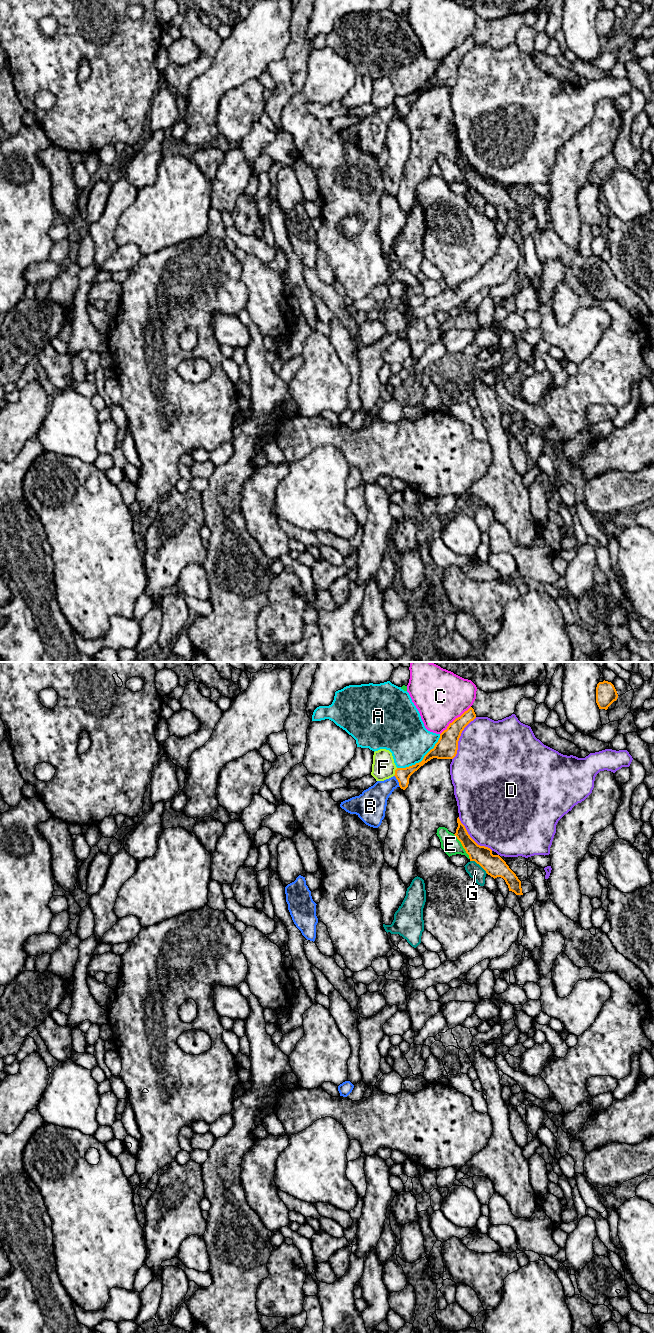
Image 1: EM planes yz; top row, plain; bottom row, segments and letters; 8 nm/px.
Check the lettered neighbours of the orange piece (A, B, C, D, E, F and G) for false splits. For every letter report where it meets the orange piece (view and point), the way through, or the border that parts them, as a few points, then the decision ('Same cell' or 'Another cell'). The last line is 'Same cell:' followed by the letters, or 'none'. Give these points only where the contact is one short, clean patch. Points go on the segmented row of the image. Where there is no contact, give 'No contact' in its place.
A: Touches orange at yz (423, 759). Another cell
B: Touches orange at yz (398, 781). Path across: yz (402, 775), (398, 781), (388, 785), (374, 799). Same cell
C: Touches orange at yz (455, 719). Another cell
D: Touches orange at yz (459, 737). Another cell
E: Touches orange at yz (462, 845). Another cell
F: Touches orange at yz (395, 772). Boundary: yz (397, 768), (393, 775). Another cell
G: Touches orange at yz (479, 864). Boundary: yz (470, 860), (477, 863), (487, 873). Another cell
Same cell: B

